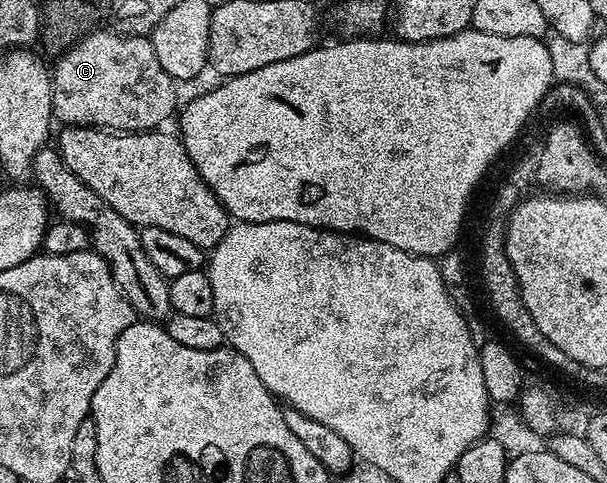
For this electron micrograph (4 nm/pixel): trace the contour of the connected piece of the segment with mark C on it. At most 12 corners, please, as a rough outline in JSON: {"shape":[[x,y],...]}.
{"shape":[[97,30],[51,70],[53,116],[158,129],[178,83],[148,37]]}

